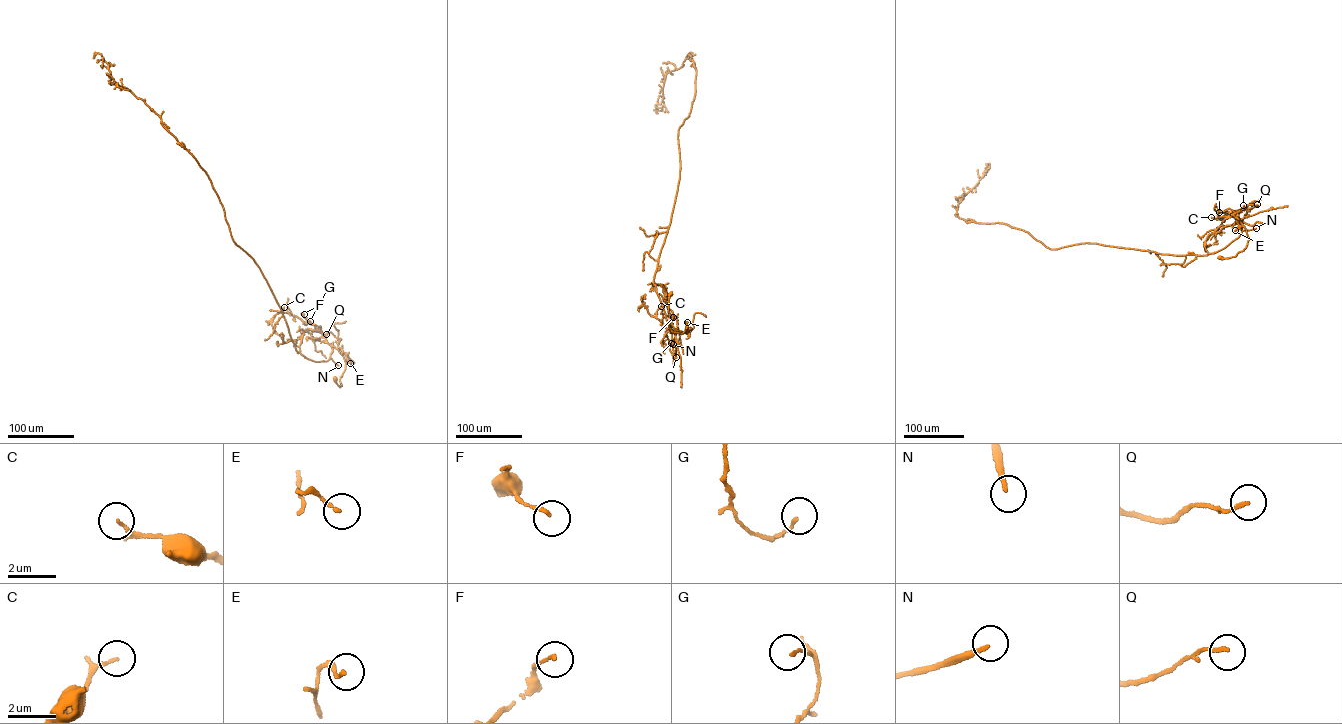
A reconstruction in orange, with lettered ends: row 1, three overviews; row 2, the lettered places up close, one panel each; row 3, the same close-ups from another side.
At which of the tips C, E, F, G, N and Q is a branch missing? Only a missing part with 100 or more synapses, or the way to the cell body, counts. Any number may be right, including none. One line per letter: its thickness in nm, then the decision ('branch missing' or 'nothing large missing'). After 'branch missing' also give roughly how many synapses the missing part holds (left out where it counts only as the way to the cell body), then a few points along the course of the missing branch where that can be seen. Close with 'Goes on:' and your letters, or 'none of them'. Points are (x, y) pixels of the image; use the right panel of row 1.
C: 90 nm thick; nothing large missing
E: 130 nm thick; nothing large missing
F: 100 nm thick; nothing large missing
G: 100 nm thick; nothing large missing
N: 180 nm thick; branch missing; about 140 synapses; missing branch runs (1256, 228), (1291, 220), (1311, 208), (1327, 211), (1332, 206)
Q: 120 nm thick; nothing large missing
Goes on: N

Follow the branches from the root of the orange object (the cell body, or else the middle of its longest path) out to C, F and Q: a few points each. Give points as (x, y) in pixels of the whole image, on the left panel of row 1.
C: (335, 379), (340, 387), (345, 367), (343, 356), (328, 343), (316, 325), (283, 313), (281, 310), (284, 307)
F: (335, 379), (340, 387), (345, 367), (343, 356), (328, 343), (321, 330), (308, 322), (304, 314)
Q: (335, 379), (340, 387), (345, 367), (343, 356), (328, 343), (318, 327), (313, 331), (326, 334)

